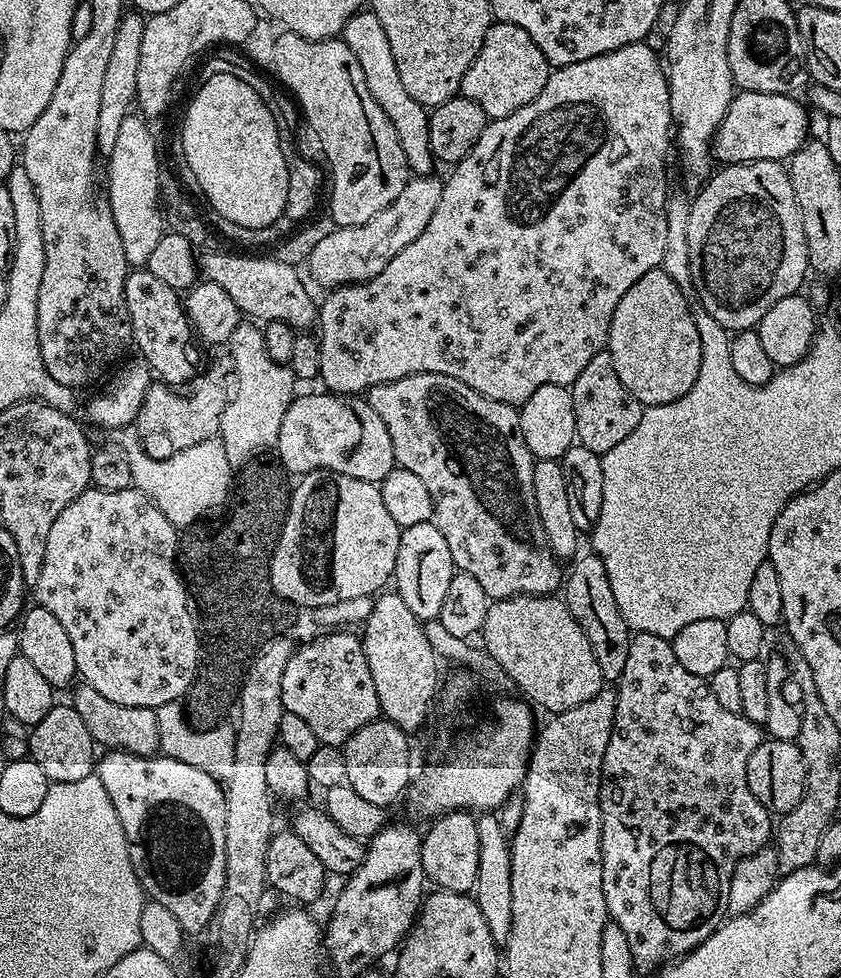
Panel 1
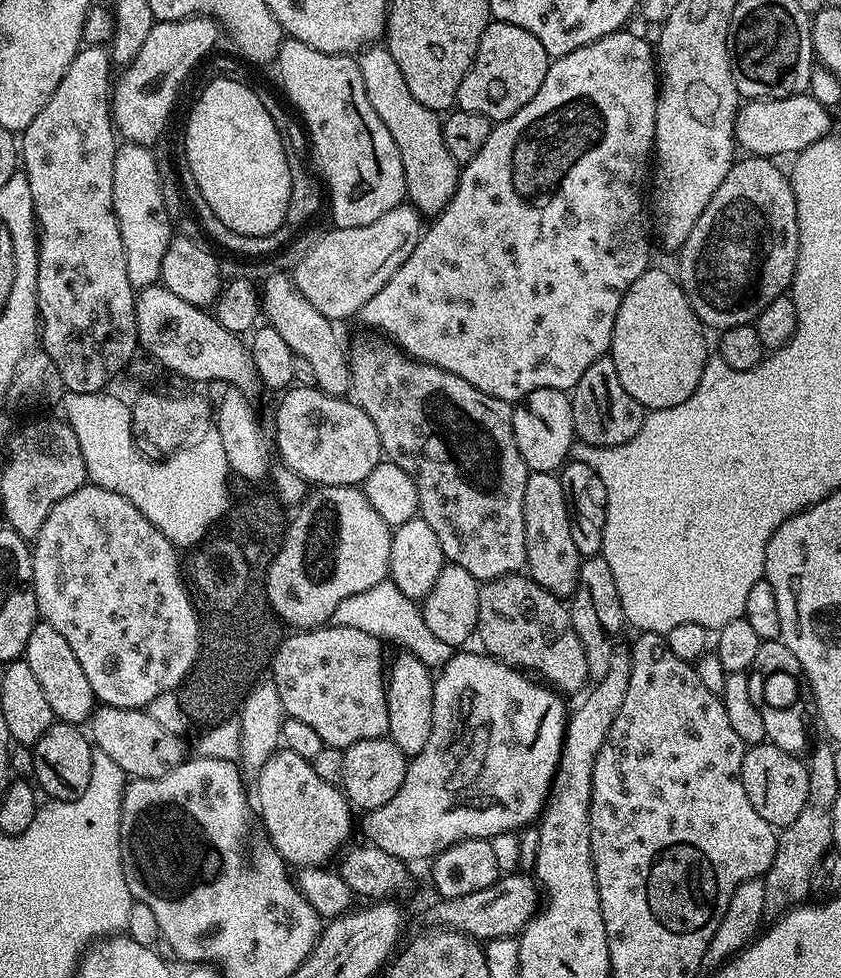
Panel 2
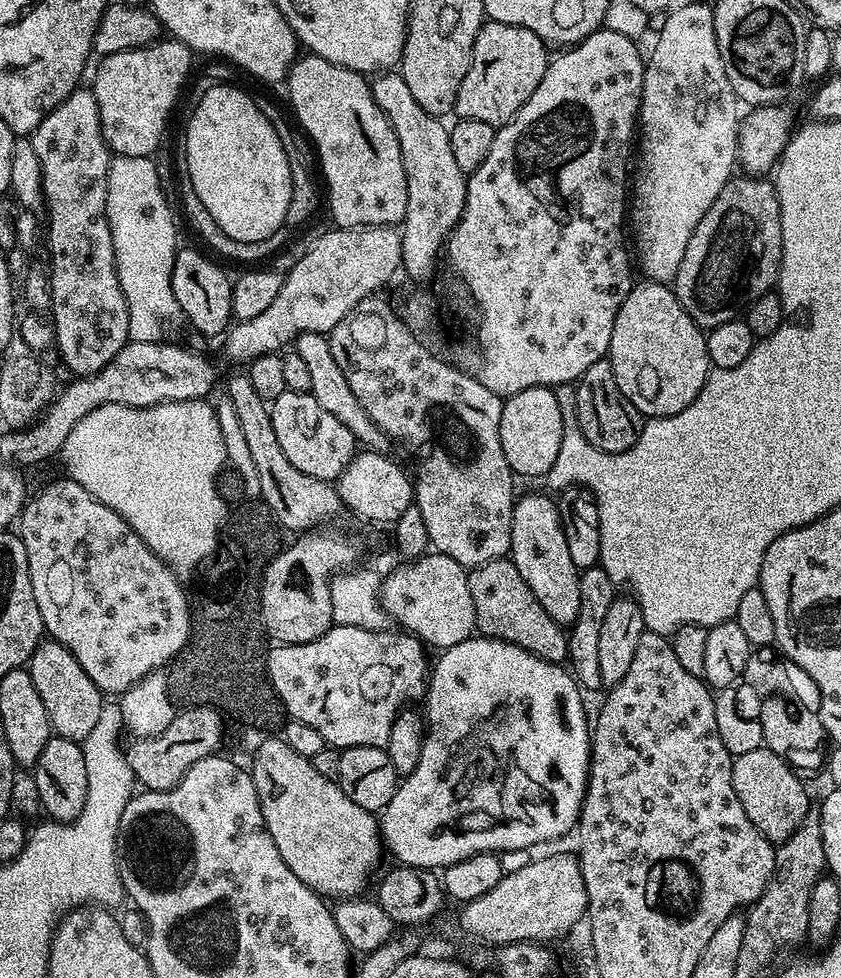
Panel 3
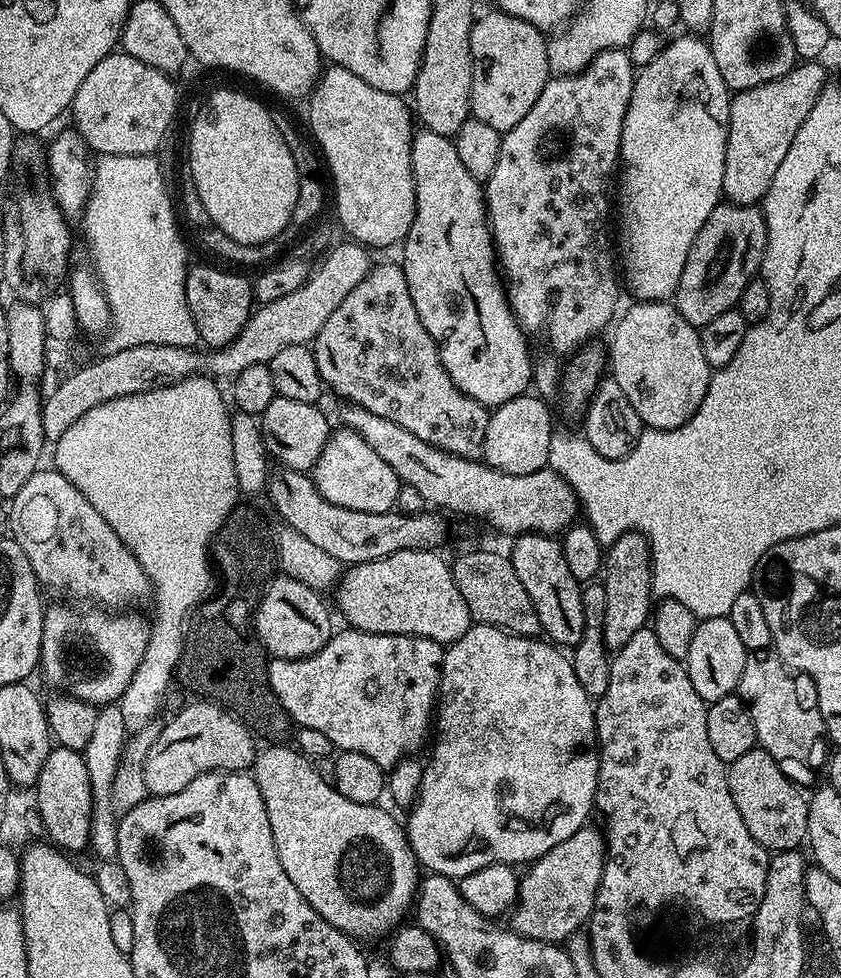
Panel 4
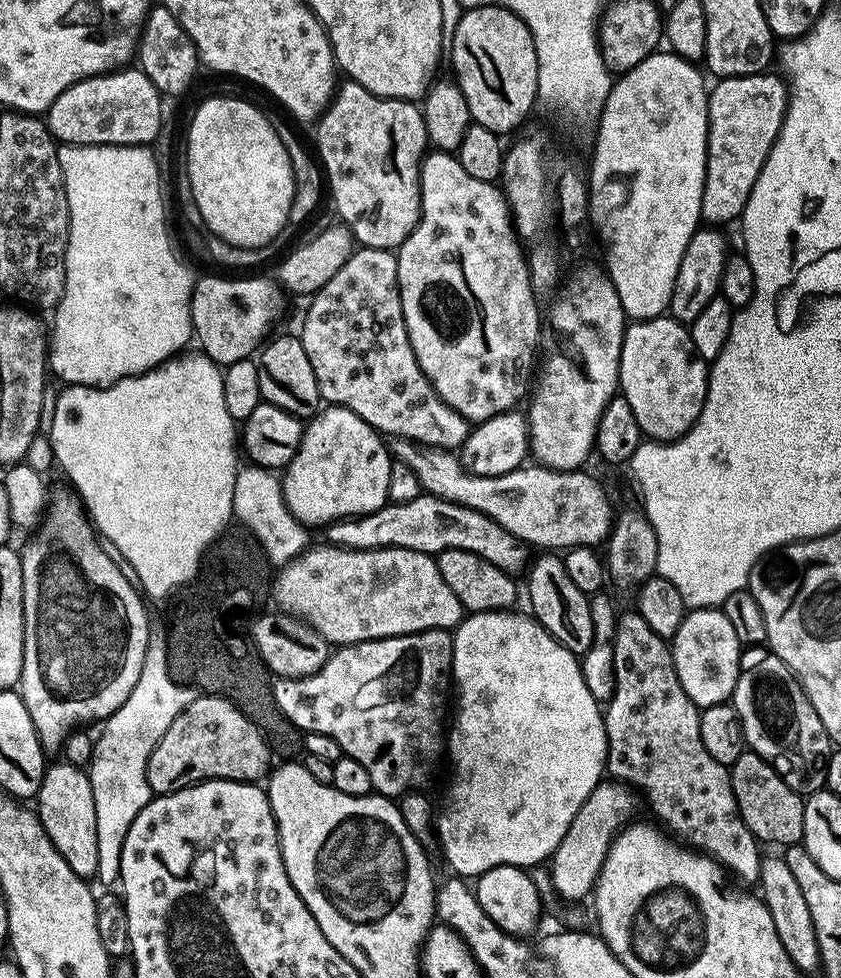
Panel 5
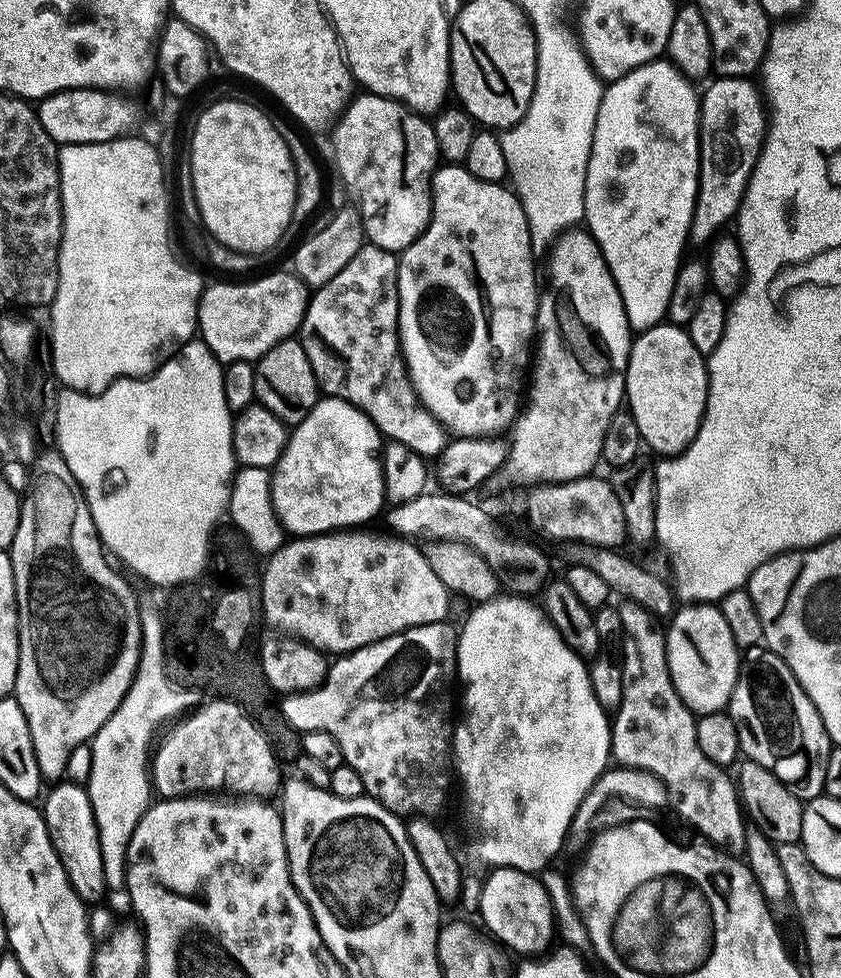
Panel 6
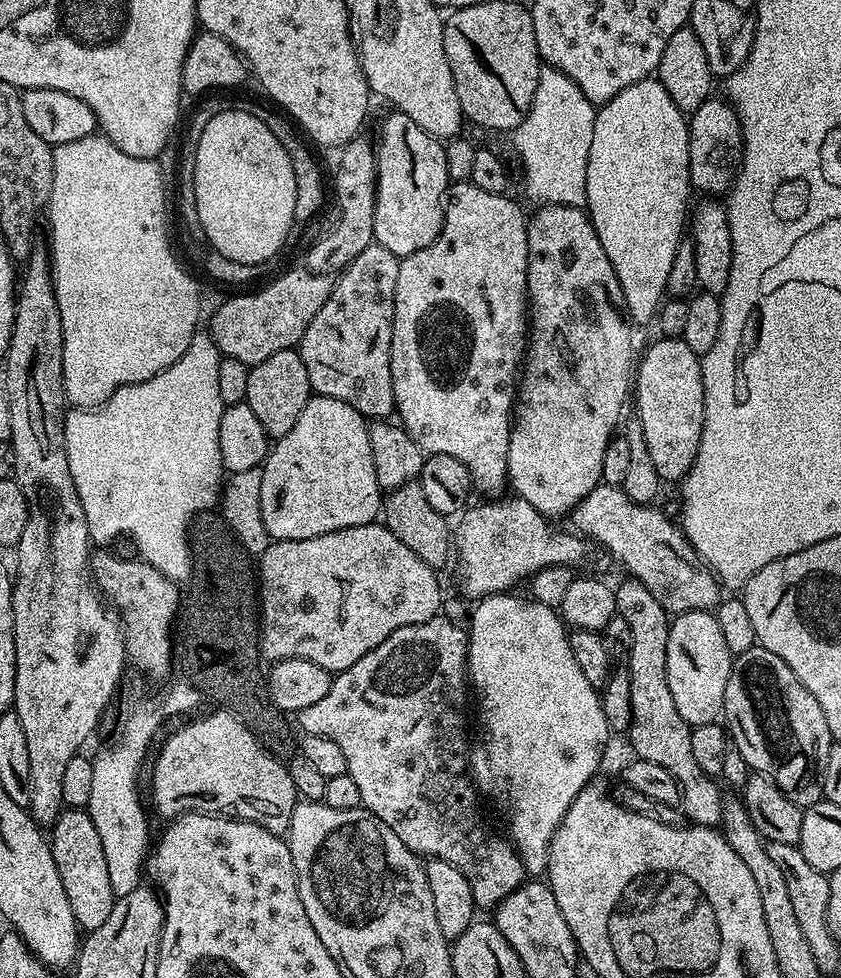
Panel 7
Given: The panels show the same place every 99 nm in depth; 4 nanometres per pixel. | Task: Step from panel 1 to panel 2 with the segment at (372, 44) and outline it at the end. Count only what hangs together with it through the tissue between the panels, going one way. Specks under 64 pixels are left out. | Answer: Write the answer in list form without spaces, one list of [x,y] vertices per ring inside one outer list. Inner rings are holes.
[[[387,46],[363,49],[358,63],[362,70],[362,86],[366,86],[366,98],[370,98],[374,114],[382,118],[386,130],[390,130],[390,138],[394,138],[394,146],[398,146],[398,154],[402,154],[402,170],[408,187],[407,203],[421,217],[434,218],[450,202],[460,181],[461,170],[461,165],[450,158],[450,150],[446,150],[446,144],[442,142],[441,117],[410,94],[410,86],[406,86],[406,78],[402,78],[402,70],[398,70],[398,62],[394,62],[394,54],[390,54]]]

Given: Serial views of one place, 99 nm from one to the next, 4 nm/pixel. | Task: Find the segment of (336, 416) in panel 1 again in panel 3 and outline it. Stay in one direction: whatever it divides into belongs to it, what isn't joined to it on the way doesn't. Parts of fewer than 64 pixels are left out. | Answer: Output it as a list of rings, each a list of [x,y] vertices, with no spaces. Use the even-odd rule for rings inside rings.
[[[284,392],[277,400],[271,401],[270,411],[278,446],[282,446],[282,454],[286,454],[288,461],[298,466],[302,474],[310,474],[310,478],[339,481],[346,466],[357,454],[356,436],[338,422],[334,414],[318,406],[316,399],[306,392]]]

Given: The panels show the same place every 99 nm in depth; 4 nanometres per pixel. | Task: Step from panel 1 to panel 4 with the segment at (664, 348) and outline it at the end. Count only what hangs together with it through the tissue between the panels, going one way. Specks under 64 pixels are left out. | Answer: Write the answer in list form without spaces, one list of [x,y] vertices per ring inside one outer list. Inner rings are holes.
[[[663,300],[632,302],[623,312],[624,309],[611,329],[612,345],[607,345],[606,348],[611,379],[616,380],[622,394],[630,398],[630,406],[638,410],[638,418],[645,426],[658,430],[681,428],[696,413],[698,406],[702,406],[702,400],[711,389],[714,375],[714,369],[706,362],[706,354],[702,354],[697,325],[686,322],[678,309]]]

